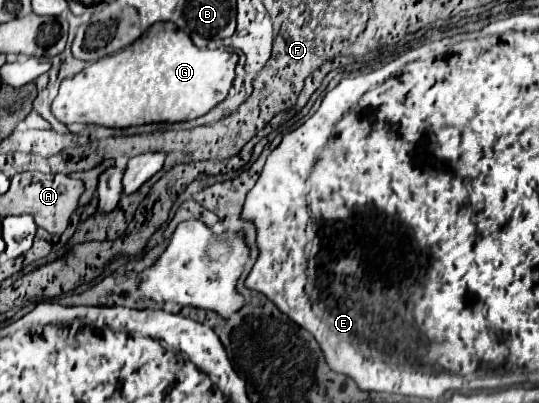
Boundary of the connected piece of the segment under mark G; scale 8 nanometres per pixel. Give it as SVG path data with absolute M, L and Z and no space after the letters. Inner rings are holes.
M156 22L132 46L62 80L52 114L66 126L84 122L108 128L194 120L228 96L236 62L234 52L196 48L176 24Z

